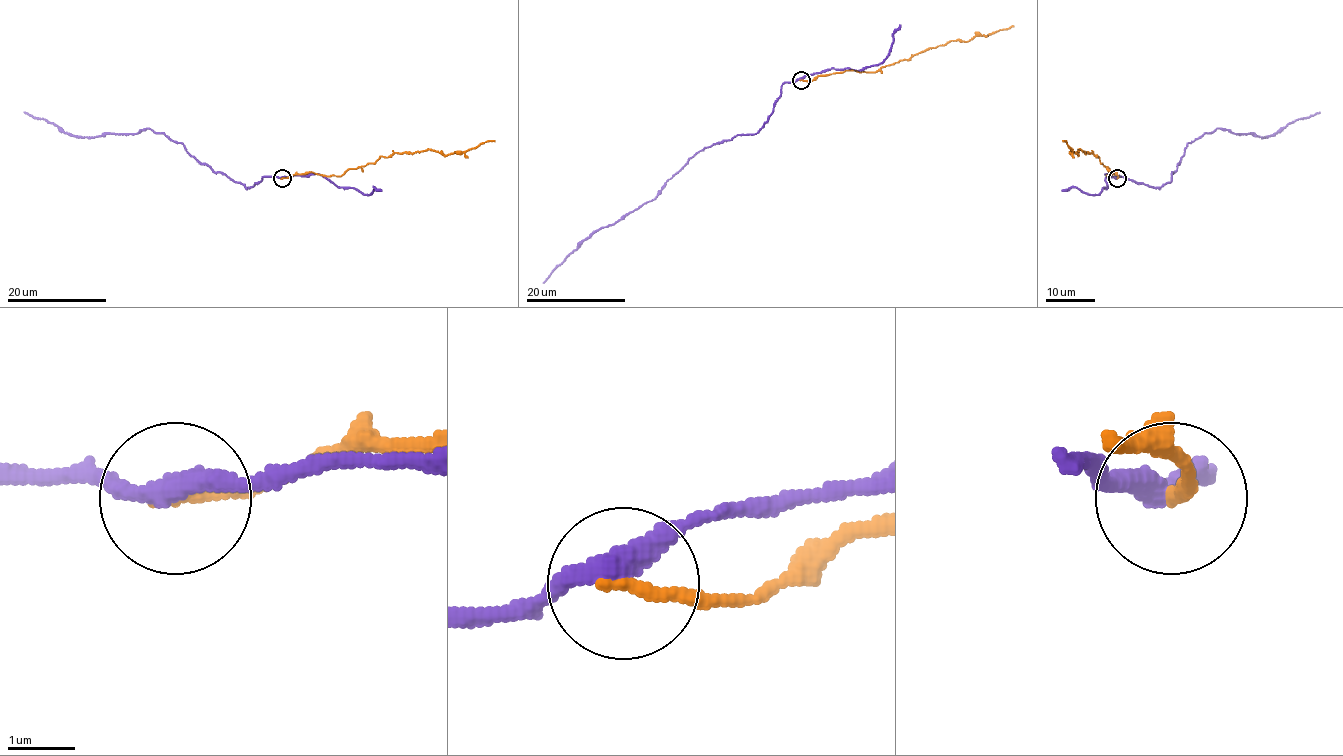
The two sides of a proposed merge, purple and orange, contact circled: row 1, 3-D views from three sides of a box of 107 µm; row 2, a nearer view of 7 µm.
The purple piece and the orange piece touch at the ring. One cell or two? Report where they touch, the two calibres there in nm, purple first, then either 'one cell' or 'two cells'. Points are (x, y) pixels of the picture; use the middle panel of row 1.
at (801, 80); 320 nm thick on the purple side, 240 nm on the other; two cells

